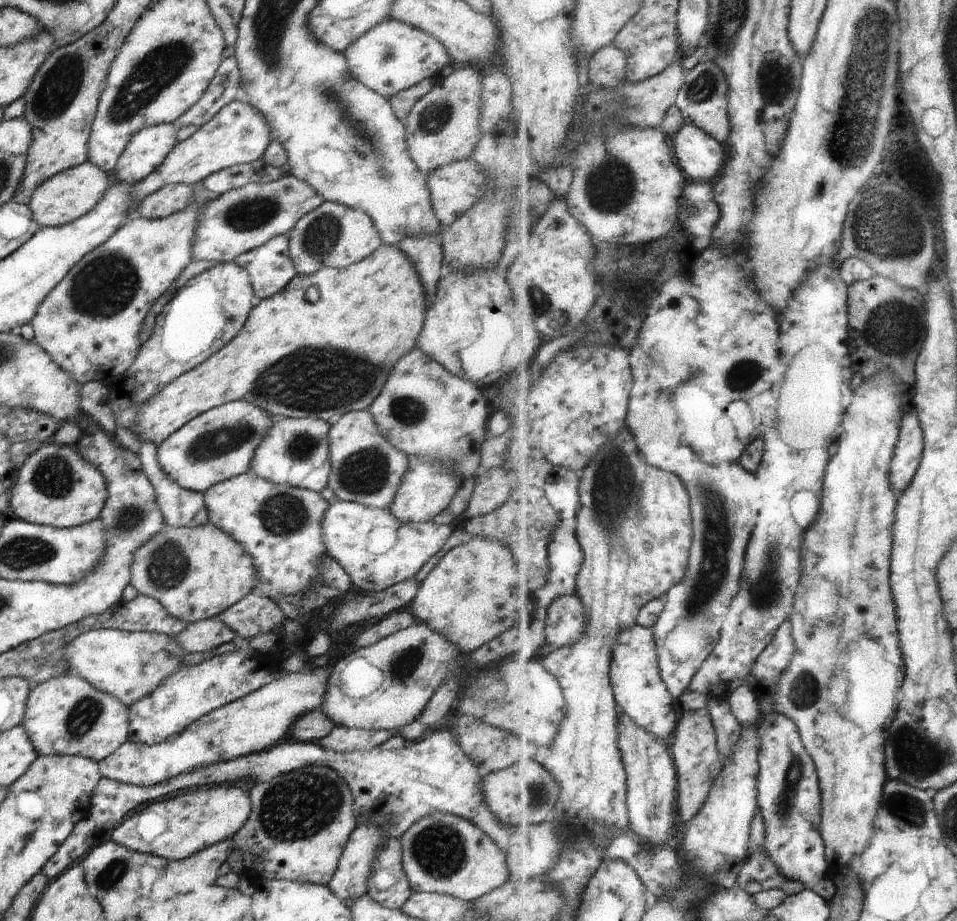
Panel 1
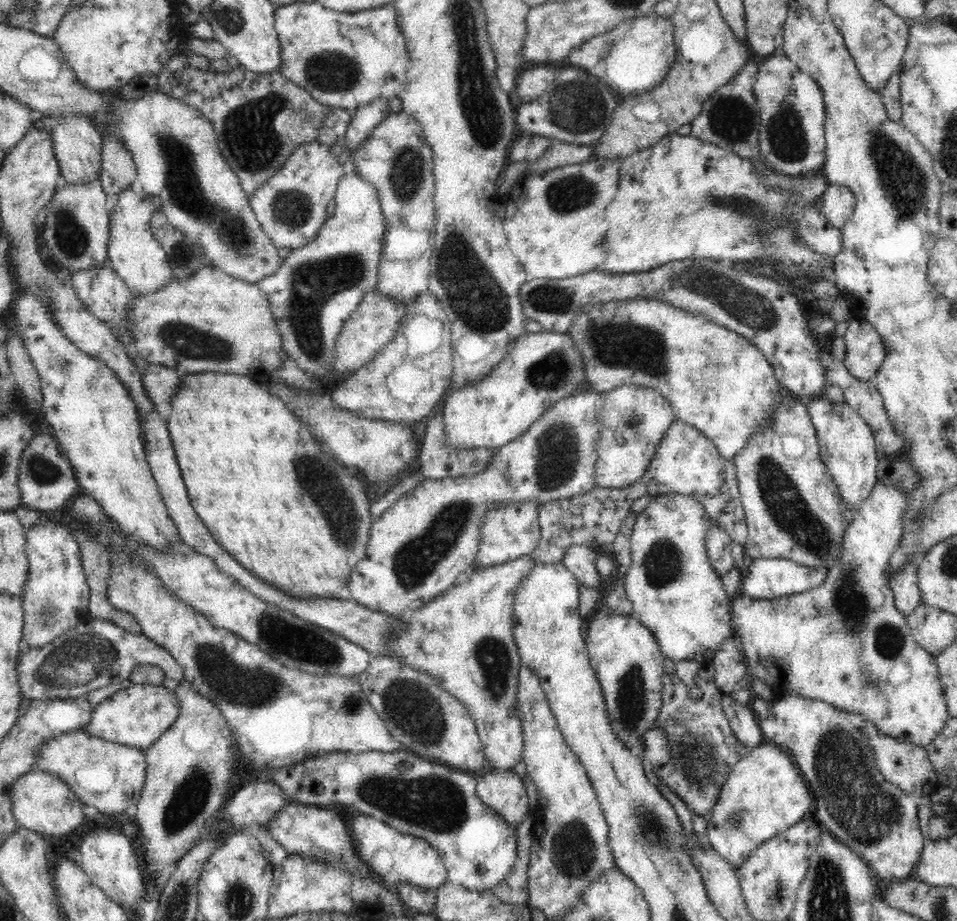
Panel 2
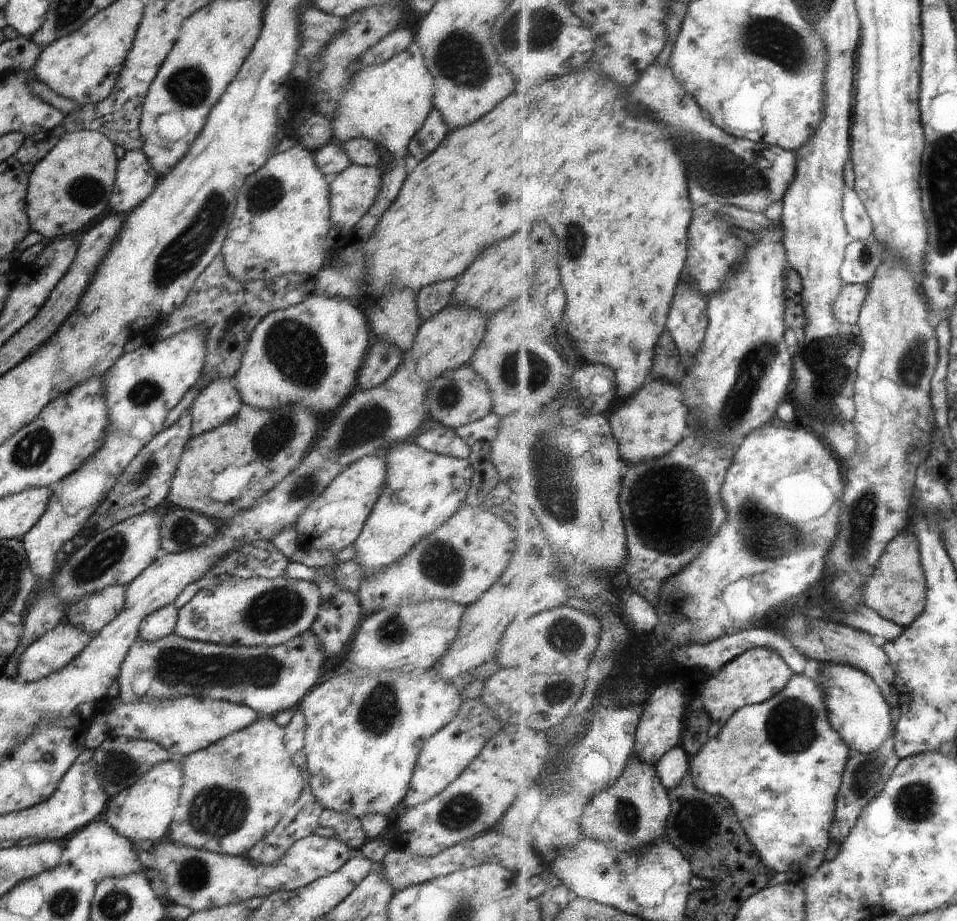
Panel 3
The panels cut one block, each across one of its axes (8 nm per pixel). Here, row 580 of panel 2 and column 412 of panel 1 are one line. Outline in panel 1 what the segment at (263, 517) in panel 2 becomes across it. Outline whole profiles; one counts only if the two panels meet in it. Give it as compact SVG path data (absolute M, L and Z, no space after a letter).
M381 244L370 256L360 262L351 264L343 269L333 269L322 266L313 275L296 275L290 282L274 296L261 300L251 311L246 319L242 330L230 341L225 344L216 354L209 356L201 365L181 374L172 382L164 385L156 394L139 406L137 419L135 420L135 434L141 443L154 443L159 445L166 440L173 432L182 428L189 420L196 418L199 414L211 408L229 403L232 401L248 401L255 404L258 408L264 409L272 416L294 417L303 419L312 417L313 419L324 419L327 423L333 424L343 414L350 411L363 411L369 408L372 401L382 392L383 384L388 375L392 372L395 364L407 352L417 346L417 338L422 332L423 322L425 321L425 310L428 307L426 294L419 276L411 263L411 260L398 248L392 245Z

